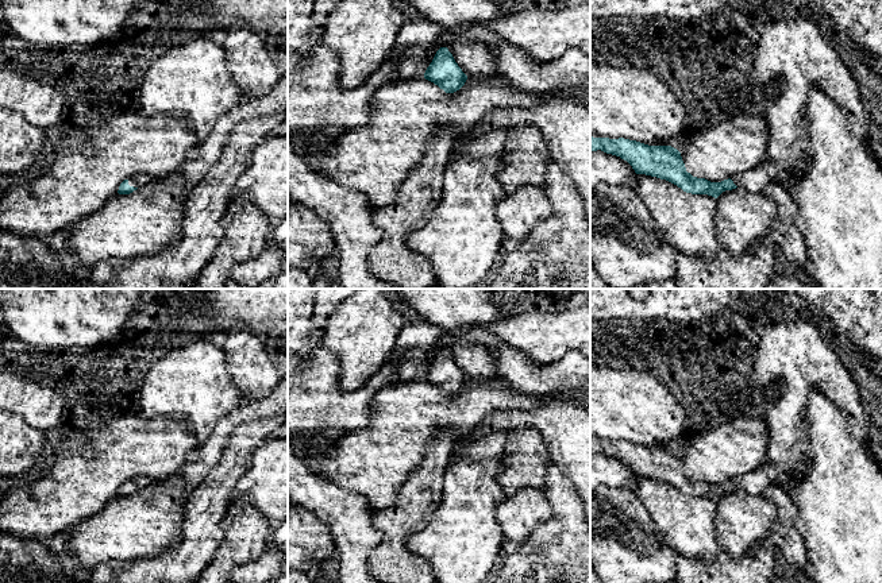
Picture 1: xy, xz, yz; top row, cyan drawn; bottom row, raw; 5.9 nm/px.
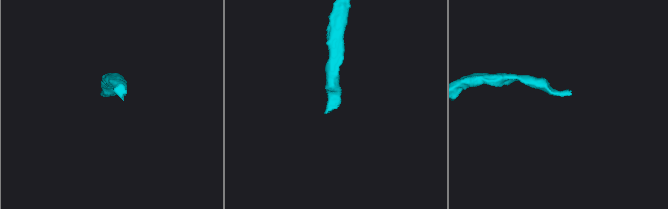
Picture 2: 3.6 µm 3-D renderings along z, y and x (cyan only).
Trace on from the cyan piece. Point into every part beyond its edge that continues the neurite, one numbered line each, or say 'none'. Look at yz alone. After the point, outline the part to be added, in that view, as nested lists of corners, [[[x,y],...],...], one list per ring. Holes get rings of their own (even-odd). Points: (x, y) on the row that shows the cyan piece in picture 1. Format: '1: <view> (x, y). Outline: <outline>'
1: yz (792, 53). Outline: [[[810,18],[773,20],[760,30],[752,58],[751,80],[758,89],[767,88],[773,82],[777,88],[775,96],[764,103],[769,126],[766,159],[758,167],[732,177],[737,188],[755,193],[762,192],[766,185],[783,186],[789,175],[801,175],[806,169],[809,140],[805,104],[812,85],[820,88],[839,107],[848,130],[870,146],[868,115],[862,104],[858,84],[844,59],[825,40]]]

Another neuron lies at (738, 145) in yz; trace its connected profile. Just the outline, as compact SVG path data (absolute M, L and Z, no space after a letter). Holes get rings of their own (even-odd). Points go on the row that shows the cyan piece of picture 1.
M733 116L688 135L681 146L686 171L721 182L758 167L766 159L769 126L760 116Z

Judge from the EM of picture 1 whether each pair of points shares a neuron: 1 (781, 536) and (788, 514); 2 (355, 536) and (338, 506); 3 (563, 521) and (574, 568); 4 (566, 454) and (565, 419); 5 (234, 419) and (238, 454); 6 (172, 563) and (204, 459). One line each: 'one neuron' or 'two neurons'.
1: one neuron
2: one neuron
3: one neuron
4: one neuron
5: two neurons
6: two neurons

